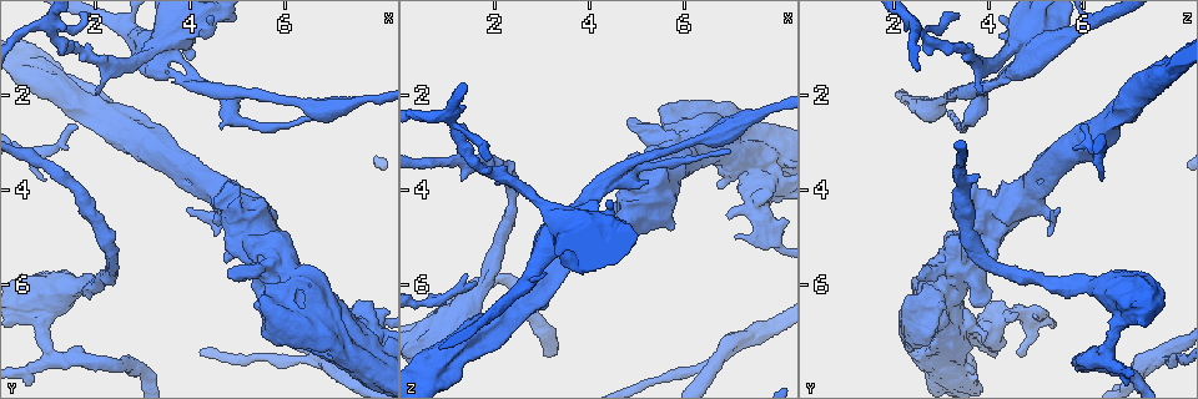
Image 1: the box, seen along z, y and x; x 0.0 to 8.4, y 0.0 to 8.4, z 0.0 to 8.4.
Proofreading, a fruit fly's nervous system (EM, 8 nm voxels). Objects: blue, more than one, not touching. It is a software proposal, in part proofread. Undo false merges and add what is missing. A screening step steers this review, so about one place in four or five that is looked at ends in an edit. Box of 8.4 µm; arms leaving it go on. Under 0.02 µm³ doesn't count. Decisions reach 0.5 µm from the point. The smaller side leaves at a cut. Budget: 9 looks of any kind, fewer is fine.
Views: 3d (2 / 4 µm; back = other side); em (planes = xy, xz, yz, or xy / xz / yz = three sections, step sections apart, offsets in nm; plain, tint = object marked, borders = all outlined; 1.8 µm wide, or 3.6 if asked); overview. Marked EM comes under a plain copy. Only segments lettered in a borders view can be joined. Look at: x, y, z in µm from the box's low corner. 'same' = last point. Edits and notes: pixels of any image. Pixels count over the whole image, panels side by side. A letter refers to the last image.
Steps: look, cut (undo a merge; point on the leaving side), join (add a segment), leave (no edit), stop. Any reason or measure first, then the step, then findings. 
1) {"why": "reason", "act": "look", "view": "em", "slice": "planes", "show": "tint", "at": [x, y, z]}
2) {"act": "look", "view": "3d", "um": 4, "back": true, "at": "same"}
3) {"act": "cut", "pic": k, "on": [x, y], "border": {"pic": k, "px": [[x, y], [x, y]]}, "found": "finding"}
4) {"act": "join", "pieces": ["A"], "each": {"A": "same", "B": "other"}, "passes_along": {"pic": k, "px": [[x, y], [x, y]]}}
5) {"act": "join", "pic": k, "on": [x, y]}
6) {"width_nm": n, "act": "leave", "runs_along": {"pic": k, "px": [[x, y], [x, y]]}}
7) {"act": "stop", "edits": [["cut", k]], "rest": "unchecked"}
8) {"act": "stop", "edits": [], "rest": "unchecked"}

{"why": "thick end", "act": "look", "view": "em", "um": 3.6, "slice": "planes", "show": "borders", "at": [7.10, 7.45, 2.30]}

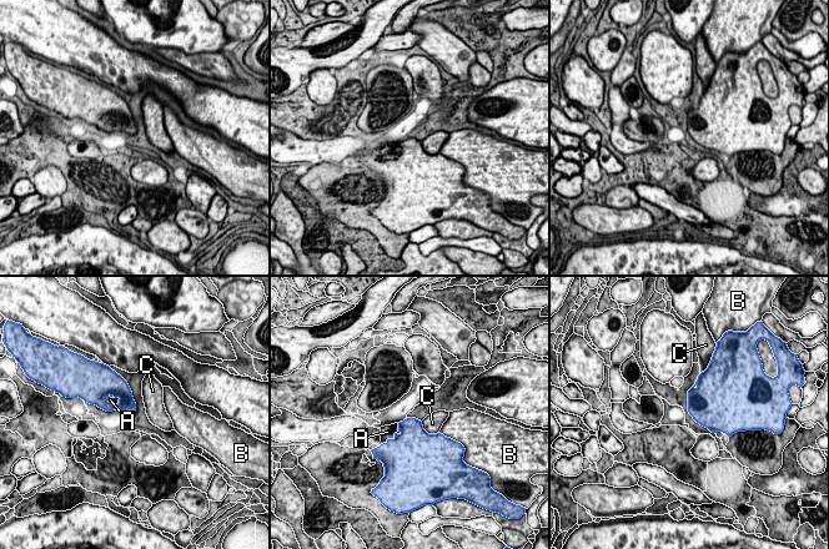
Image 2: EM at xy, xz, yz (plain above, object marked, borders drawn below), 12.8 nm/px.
{"act": "join", "pieces": ["A"], "each": {"A": "same", "B": "other", "C": "other"}, "passes_along": {"pic": 2, "px": [[405, 454], [392, 439], [387, 432]]}, "found": "the neuron continues"}

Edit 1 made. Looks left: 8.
{"act": "look", "view": "overview"}

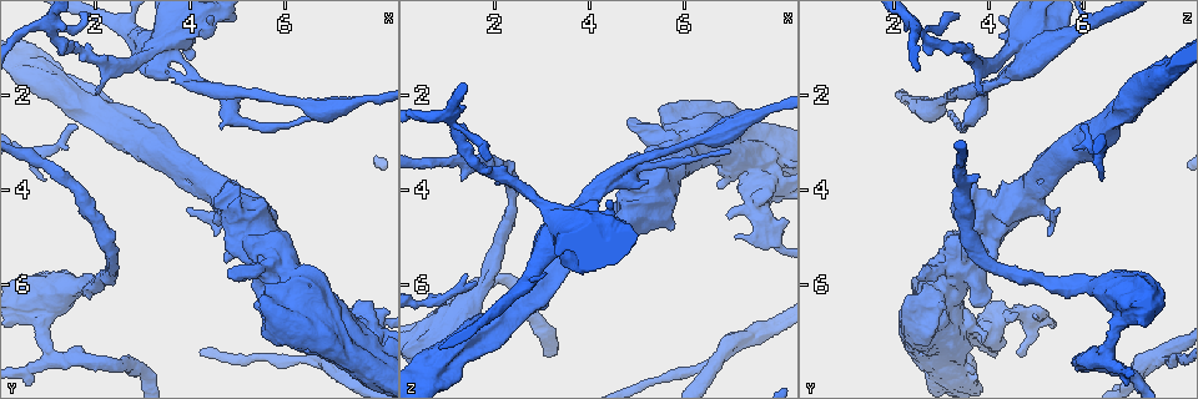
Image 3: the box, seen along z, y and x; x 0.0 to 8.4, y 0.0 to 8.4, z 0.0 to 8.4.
{"why": "sudden change in width", "act": "look", "view": "em", "slice": "xz", "step": 16, "show": "tint", "at": [6.45, 2.45, 3.30]}

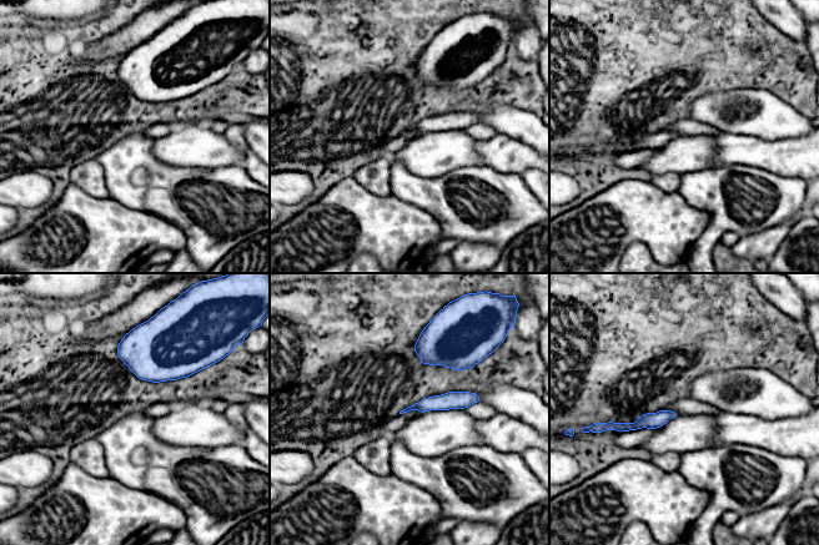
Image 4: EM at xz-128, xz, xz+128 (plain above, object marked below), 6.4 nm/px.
{"why": "another direction", "act": "look", "view": "em", "slice": "planes", "show": "borders", "at": "same"}

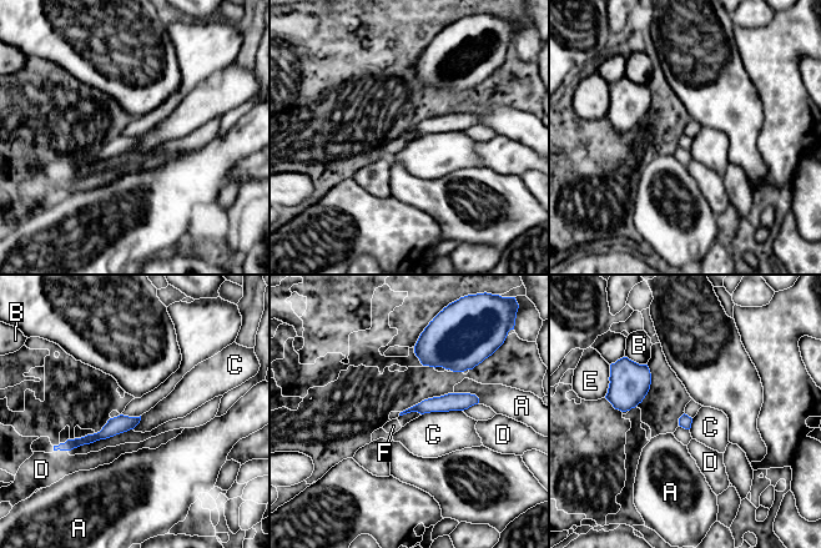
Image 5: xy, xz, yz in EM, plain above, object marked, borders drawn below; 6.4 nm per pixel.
{"act": "leave", "each": {"A": "other", "B": "other", "C": "other", "D": "other", "E": "other", "F": "other"}, "found": "one neuron here"}

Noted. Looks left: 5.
{"why": "side arm on a straight run", "act": "look", "view": "3d", "um": 4, "at": [4.55, 1.90, 3.65]}

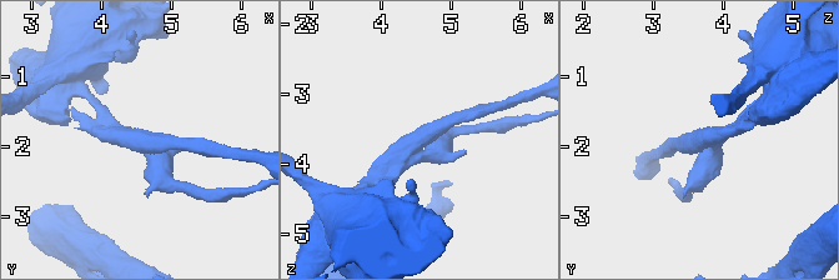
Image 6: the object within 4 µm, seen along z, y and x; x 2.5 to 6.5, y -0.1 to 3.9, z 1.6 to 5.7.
{"arms": 3, "arm_widths_nm": [200, 200, 240], "act": "look", "view": "em", "slice": "yz", "step": 16, "show": "borders", "at": [4.55, 1.95, 3.60]}

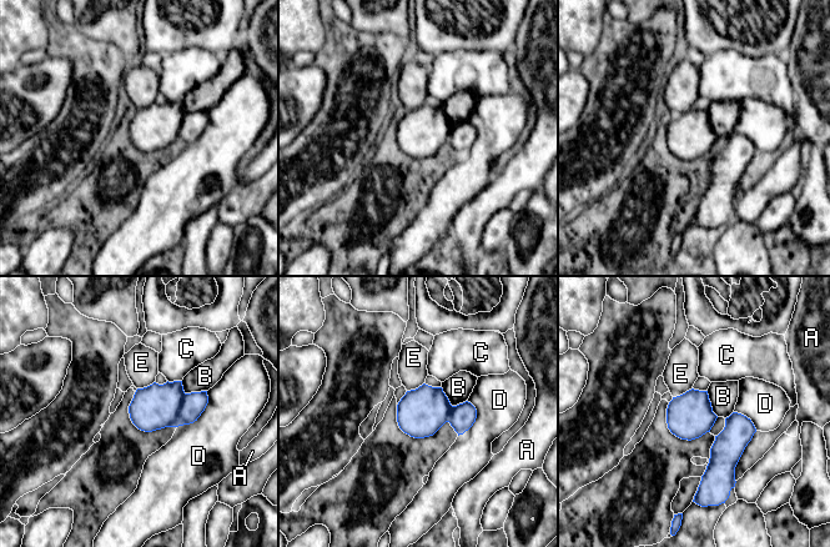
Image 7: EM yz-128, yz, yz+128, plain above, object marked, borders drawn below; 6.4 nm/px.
{"act": "leave", "each": {"A": "other", "B": "other", "C": "other", "D": "other", "E": "other"}, "border": {"pic": 7, "px": [[181, 381], [186, 392], [206, 391]]}, "found": "all the same neuron"}

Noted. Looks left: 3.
{"why": "two arms in line, one across", "act": "look", "view": "em", "slice": "planes", "show": "tint", "at": [6.70, 7.50, 7.50]}

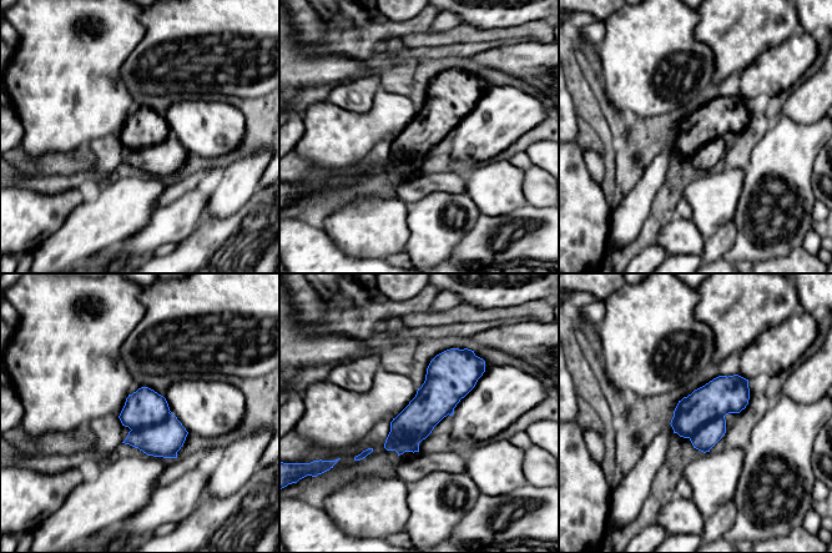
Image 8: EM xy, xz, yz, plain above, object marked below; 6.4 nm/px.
{"why": "see the neighbours", "act": "look", "view": "em", "slice": "planes", "show": "borders", "at": "same"}

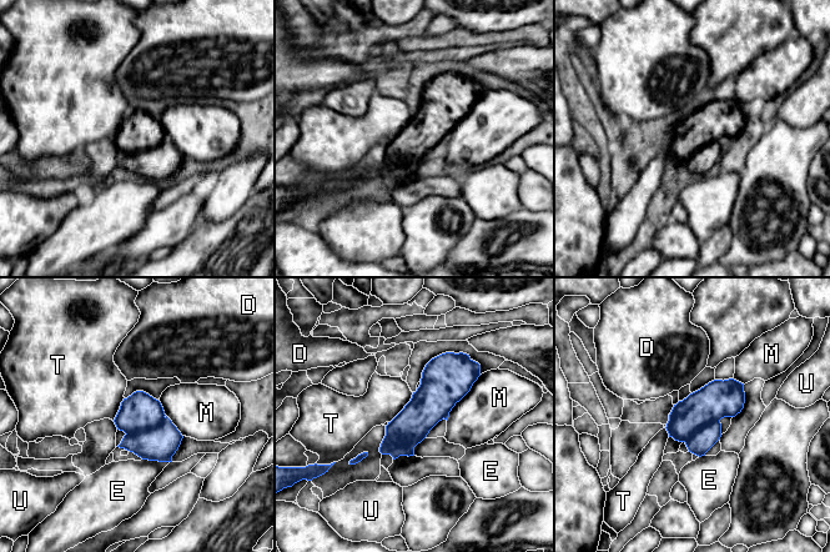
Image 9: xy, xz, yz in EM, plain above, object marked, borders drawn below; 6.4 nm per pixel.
{"act": "cut", "pic": 9, "on": [160, 443], "each": {"D": "other", "E": "other", "M": "other", "T": "other", "U": "other"}, "border": {"pic": 9, "px": [[165, 417], [156, 426], [126, 433]]}, "found": "two neurons meet here"}

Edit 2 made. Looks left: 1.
{"act": "stop", "edits": [["join", 2], ["cut", 9]], "rest": "unchecked"}

